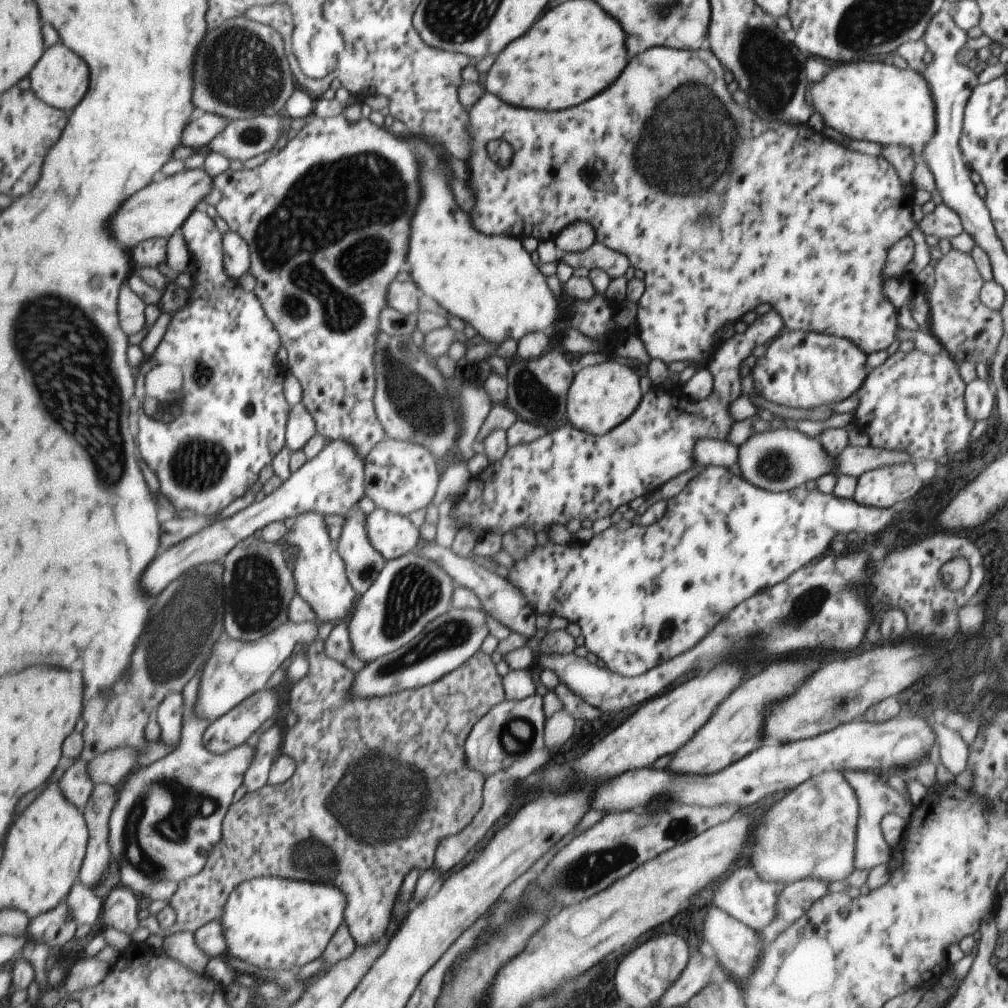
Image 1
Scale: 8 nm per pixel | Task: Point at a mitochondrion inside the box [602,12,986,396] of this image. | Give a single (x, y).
(770, 67)

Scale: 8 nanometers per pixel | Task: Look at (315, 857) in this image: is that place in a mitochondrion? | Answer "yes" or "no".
yes

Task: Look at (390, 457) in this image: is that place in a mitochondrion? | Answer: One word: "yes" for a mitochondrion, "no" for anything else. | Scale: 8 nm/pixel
no

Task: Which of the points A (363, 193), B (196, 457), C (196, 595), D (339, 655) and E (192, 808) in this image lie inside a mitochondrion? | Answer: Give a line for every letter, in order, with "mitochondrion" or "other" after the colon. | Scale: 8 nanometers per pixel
A: mitochondrion
B: mitochondrion
C: mitochondrion
D: other
E: mitochondrion

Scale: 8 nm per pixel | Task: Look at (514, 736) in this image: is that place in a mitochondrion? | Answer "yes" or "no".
yes

